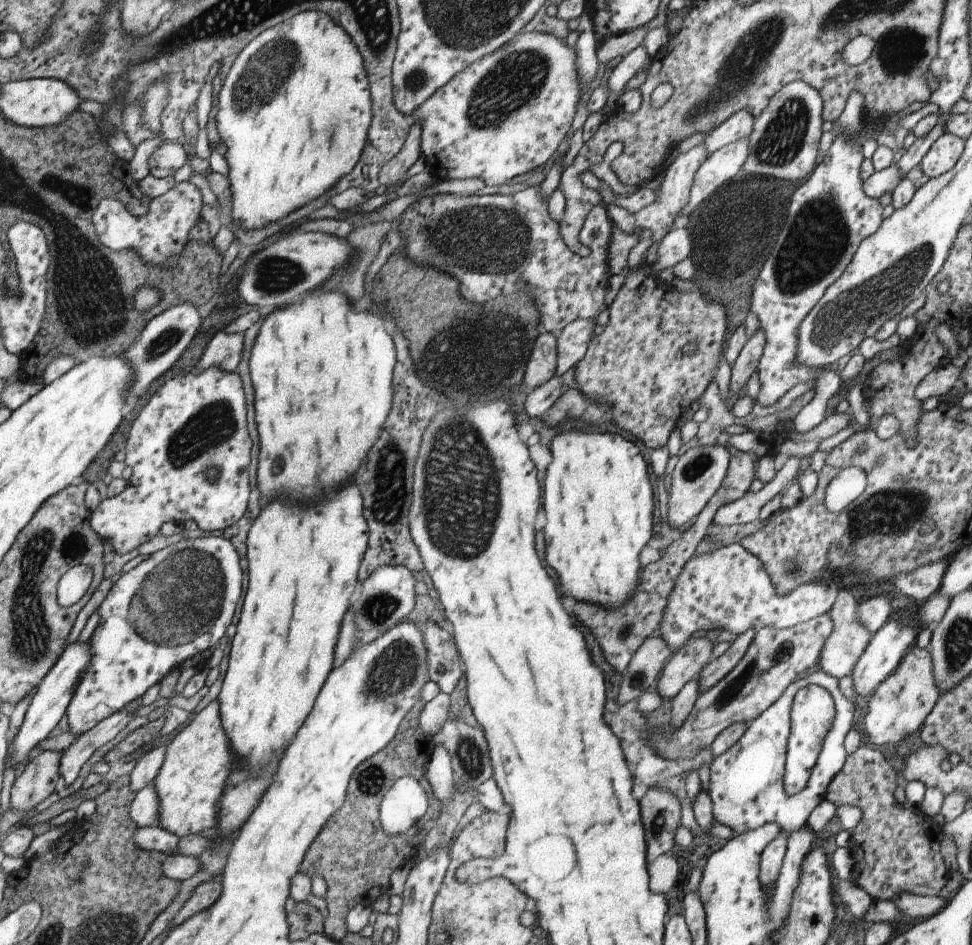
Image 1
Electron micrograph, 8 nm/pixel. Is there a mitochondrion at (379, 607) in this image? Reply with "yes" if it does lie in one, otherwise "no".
yes

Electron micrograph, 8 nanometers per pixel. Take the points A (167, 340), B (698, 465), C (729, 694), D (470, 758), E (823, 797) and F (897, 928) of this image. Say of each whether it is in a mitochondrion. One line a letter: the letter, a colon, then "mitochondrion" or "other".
A: mitochondrion
B: mitochondrion
C: mitochondrion
D: mitochondrion
E: other
F: other

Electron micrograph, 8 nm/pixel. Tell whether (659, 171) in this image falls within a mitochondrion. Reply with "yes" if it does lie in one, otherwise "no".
no

